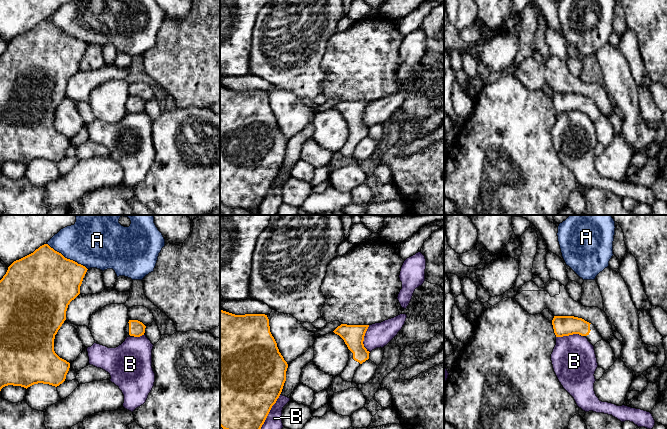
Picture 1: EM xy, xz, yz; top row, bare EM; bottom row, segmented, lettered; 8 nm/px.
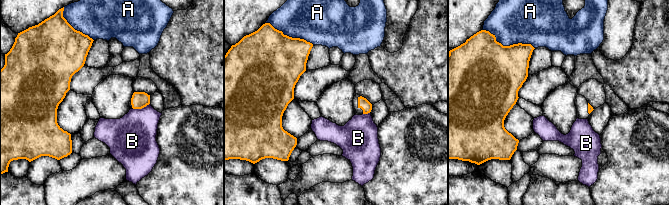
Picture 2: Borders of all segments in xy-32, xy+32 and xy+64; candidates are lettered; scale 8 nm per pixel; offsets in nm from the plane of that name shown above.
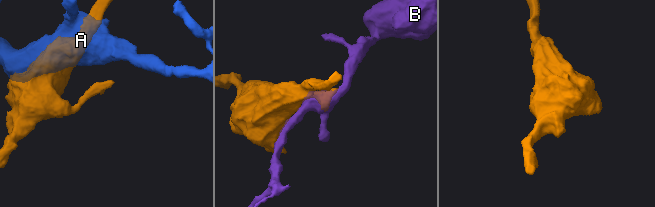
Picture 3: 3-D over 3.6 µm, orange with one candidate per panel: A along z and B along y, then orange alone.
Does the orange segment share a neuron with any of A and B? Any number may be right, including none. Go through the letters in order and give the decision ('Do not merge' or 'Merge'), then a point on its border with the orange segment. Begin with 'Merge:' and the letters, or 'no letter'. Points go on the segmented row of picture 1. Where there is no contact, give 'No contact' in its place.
Merge: no letter
A: Do not merge. Touches orange at xy (66, 258)
B: Do not merge. Touches orange at xz (269, 411)

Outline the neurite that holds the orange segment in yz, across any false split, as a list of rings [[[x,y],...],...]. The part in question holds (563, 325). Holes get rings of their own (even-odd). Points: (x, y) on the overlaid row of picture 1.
[[[554,316],[552,325],[556,337],[579,334],[586,337],[593,346],[603,340],[595,326],[582,318],[574,316]]]

